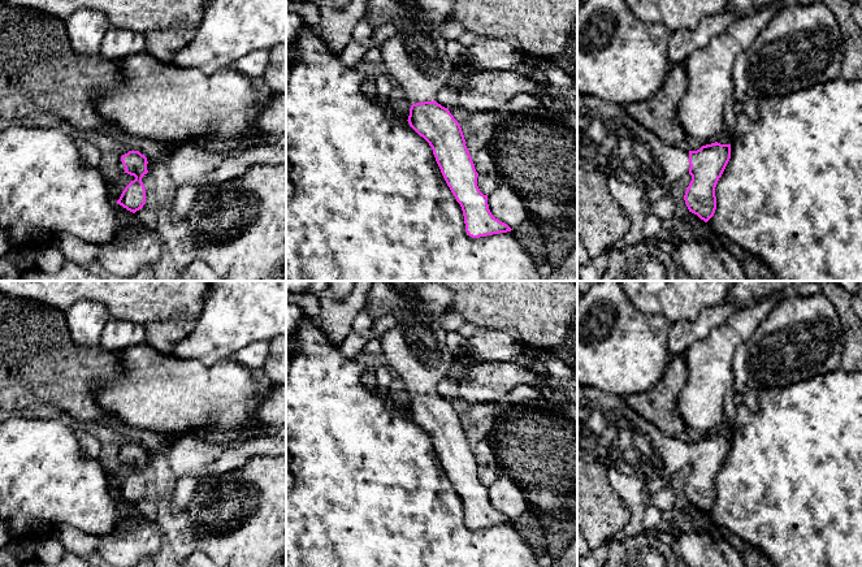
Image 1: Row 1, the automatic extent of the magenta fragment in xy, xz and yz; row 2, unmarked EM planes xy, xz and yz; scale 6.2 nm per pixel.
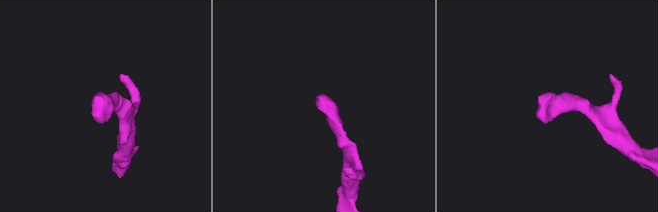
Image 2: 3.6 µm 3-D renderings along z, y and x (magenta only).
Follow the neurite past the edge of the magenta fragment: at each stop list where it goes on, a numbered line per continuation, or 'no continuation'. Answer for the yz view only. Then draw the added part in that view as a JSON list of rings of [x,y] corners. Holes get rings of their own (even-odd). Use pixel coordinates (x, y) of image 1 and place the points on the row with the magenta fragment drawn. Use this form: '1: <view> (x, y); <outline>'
1: yz (610, 142); [[[577,92],[577,166],[637,187],[670,189],[689,174],[689,151],[663,142],[628,116],[621,105]]]

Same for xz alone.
1: xz (415, 56); [[[369,0],[365,17],[373,30],[382,26],[397,29],[377,48],[386,66],[386,75],[406,92],[411,104],[434,101],[437,92],[447,85],[455,70],[446,53],[447,40],[442,36],[442,26],[449,22],[454,8],[452,0]]]

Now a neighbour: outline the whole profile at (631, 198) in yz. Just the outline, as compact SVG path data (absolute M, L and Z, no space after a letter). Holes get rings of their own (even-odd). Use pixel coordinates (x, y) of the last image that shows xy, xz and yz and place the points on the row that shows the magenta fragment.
M608 177L607 187L612 198L629 216L631 226L628 233L615 242L614 247L624 248L631 244L637 244L644 238L644 225L647 209L644 204L645 187L631 186L619 178Z

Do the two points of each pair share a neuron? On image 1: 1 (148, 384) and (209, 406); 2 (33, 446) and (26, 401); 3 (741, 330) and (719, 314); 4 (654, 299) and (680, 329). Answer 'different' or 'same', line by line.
1: same
2: different
3: different
4: different

